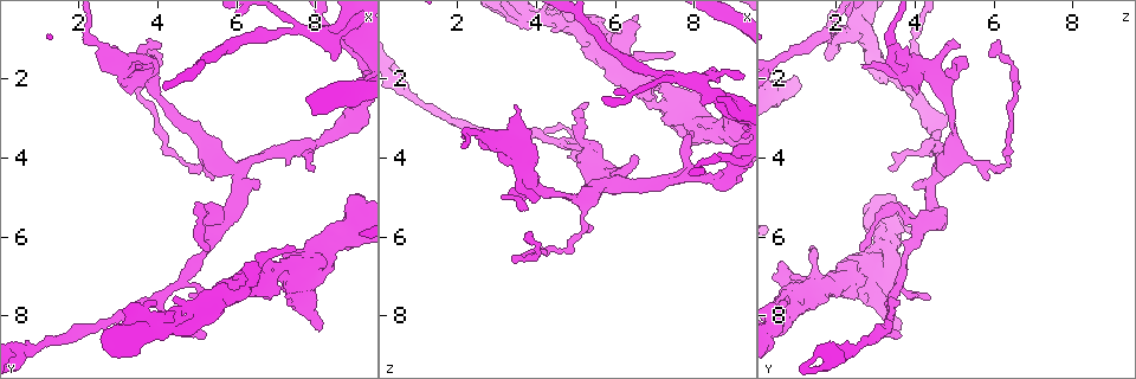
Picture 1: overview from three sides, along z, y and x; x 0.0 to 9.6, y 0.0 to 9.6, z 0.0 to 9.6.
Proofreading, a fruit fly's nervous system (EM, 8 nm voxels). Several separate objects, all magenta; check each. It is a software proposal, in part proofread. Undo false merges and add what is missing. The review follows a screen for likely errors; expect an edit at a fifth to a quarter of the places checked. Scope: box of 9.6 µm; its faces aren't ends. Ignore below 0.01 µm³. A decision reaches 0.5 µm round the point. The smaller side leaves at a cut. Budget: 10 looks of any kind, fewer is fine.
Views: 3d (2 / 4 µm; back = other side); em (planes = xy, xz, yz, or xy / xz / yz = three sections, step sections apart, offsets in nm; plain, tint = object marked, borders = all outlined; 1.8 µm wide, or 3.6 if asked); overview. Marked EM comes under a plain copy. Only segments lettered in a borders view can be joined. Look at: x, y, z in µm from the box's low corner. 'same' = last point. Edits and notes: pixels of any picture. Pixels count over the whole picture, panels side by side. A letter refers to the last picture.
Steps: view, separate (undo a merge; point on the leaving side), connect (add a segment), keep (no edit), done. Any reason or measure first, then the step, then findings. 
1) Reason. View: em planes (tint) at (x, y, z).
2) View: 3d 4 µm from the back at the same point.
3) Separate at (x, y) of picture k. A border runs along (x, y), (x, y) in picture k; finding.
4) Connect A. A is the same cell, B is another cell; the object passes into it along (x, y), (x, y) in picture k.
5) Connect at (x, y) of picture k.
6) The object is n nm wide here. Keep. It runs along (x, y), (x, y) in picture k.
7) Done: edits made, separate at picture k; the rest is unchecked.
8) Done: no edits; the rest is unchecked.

Branch stops here. View: 3d 4 µm at (7.55, 6.35, 1.30).

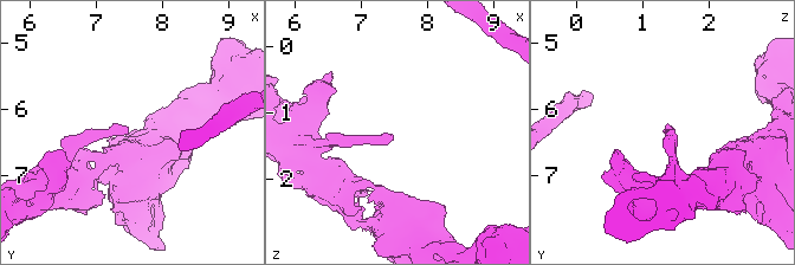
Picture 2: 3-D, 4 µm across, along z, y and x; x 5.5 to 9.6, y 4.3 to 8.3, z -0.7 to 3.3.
View: em xz step 4 (borders) at (7.50, 6.35, 1.40).

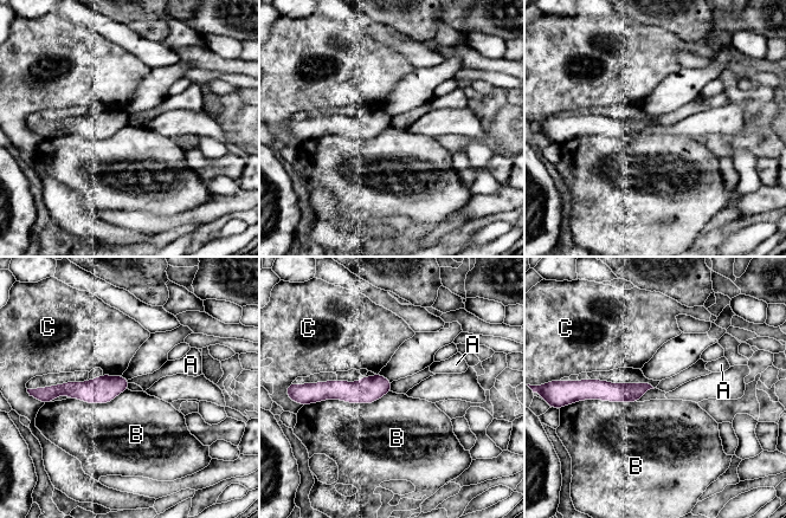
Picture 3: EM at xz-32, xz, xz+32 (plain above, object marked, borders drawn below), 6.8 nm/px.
The object is 110 nm wide here. Keep. A, B and C are other cells; a border runs along (390, 390), (372, 402), (311, 403) in picture 3; no lettered segment goes on from it.

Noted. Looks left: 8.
An open end. View: 3d 4 µm from the back at (8.20, 8.30, 3.50).

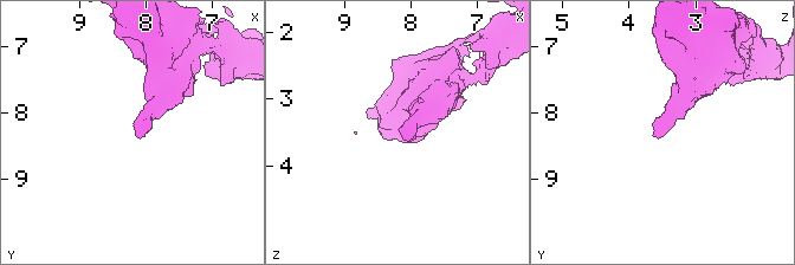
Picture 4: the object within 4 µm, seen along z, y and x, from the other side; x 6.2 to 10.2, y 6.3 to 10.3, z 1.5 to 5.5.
View: em 3.6 µm planes (borders) at (8.10, 8.30, 3.55).

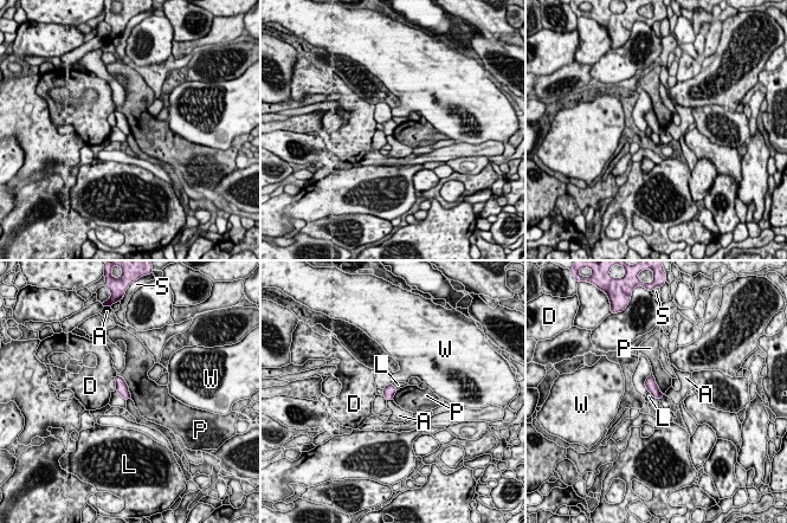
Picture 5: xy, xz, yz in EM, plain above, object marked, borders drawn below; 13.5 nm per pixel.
Keep. A, D, L, P, S and W are other cells; a border runs along (117, 374), (124, 380), (131, 398) in picture 5; no lettered segment goes on from it.

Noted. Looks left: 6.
View: 3d 4 µm at (8.40, 6.45, 3.25).

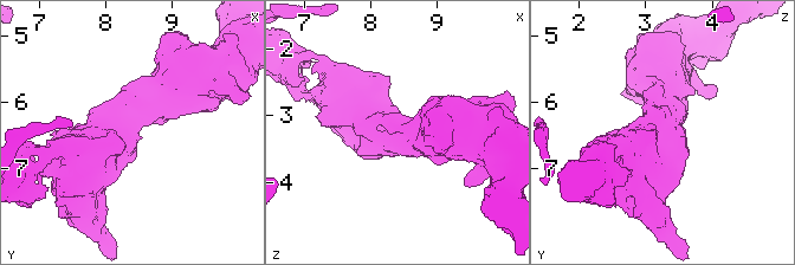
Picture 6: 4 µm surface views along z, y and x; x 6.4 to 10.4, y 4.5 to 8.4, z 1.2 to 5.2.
Shape alone is not enough. View: em xy step 4 (tint) at (8.35, 6.40, 3.20).

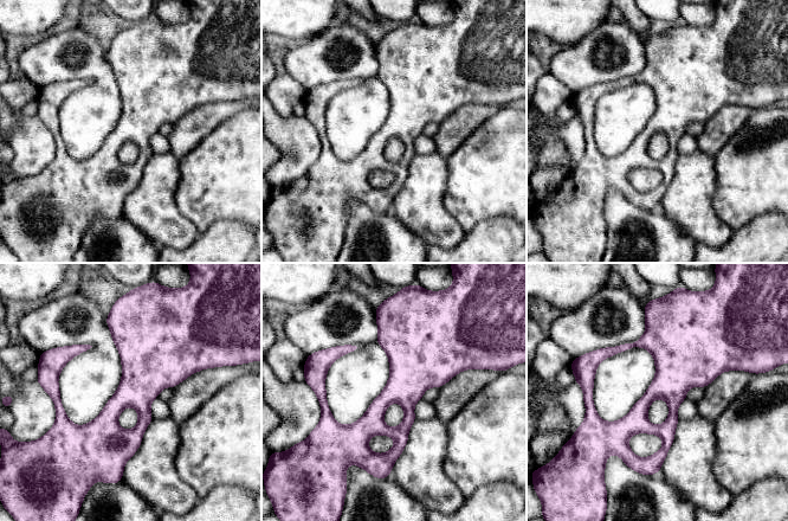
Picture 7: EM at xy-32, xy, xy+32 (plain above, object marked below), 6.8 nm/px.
Another direction. View: em planes (borders) at the same point.

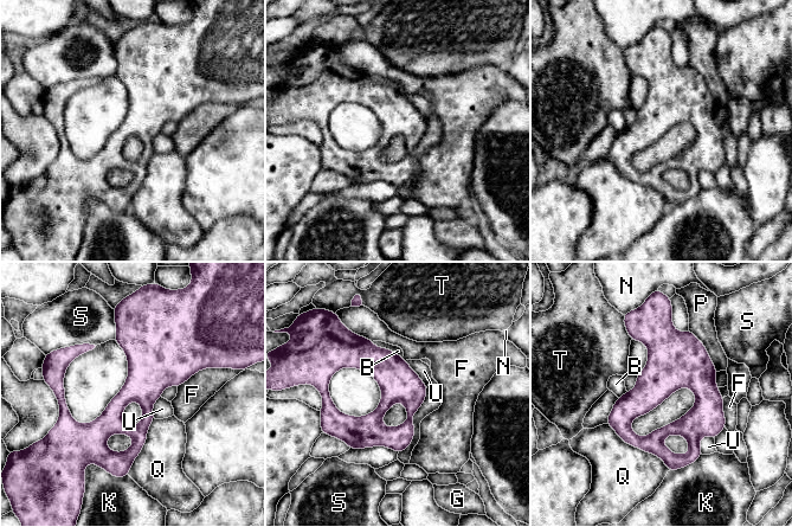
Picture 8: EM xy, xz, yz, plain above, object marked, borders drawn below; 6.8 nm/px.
The object is 260 nm wide here. Keep. B, F, G, K, N, P, Q, S, T and U are other cells; all the same cell.

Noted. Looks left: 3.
Thin arm on a thick one. View: em xz step 4 (tint) at (8.10, 0.80, 2.10).

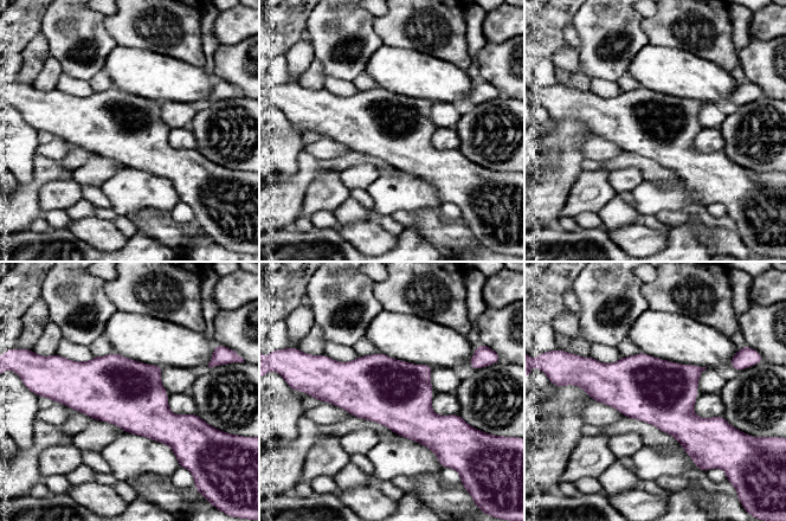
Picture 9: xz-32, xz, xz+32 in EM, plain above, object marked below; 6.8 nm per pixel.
View: em planes (borders) at the same point.

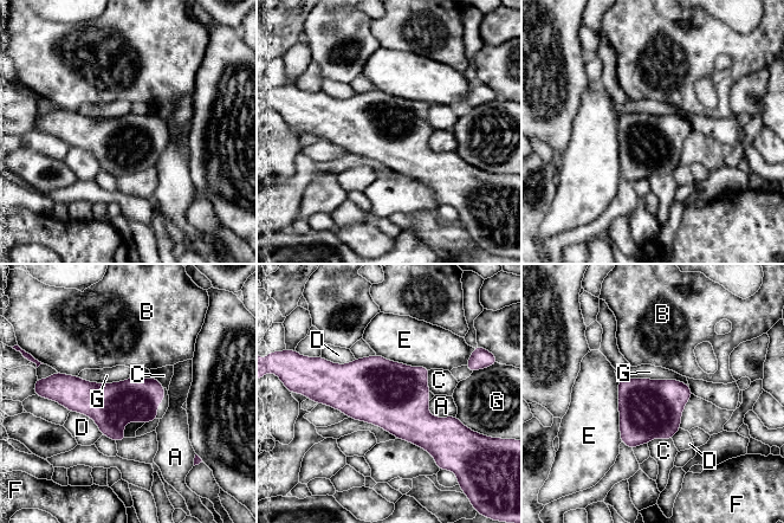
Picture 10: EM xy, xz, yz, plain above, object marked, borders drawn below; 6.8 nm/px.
The object is 320 nm wide here. Keep. A, B, C, D, E, F and G are other cells; a border runs along (620, 379), (680, 380), (688, 386) in picture 10; continuous, no second cell.

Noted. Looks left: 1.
Done: no edits; the rest is unchecked.

